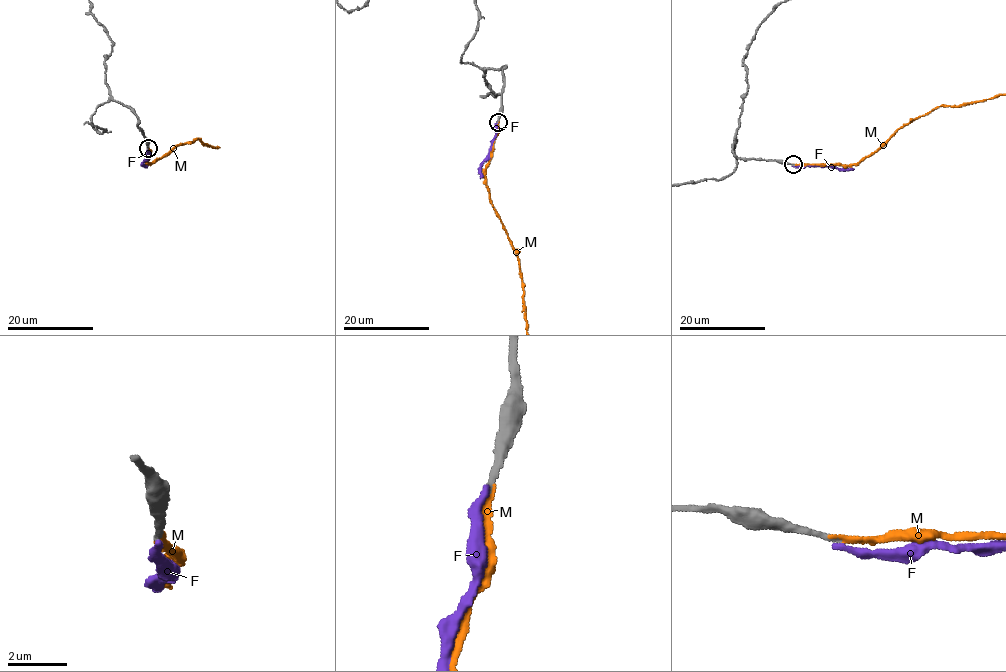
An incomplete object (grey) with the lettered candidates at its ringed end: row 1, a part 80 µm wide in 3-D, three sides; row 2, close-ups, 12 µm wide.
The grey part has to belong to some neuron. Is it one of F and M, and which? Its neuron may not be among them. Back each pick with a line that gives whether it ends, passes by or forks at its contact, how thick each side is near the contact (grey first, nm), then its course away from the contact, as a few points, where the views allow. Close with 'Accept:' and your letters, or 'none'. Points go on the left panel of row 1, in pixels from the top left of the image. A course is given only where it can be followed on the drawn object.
M: it ends | 240/170 nm
Accept: M

